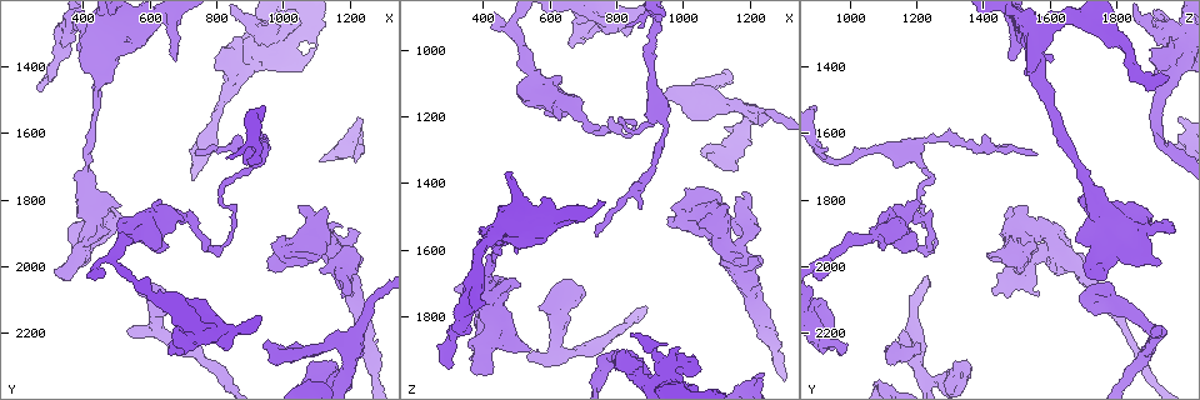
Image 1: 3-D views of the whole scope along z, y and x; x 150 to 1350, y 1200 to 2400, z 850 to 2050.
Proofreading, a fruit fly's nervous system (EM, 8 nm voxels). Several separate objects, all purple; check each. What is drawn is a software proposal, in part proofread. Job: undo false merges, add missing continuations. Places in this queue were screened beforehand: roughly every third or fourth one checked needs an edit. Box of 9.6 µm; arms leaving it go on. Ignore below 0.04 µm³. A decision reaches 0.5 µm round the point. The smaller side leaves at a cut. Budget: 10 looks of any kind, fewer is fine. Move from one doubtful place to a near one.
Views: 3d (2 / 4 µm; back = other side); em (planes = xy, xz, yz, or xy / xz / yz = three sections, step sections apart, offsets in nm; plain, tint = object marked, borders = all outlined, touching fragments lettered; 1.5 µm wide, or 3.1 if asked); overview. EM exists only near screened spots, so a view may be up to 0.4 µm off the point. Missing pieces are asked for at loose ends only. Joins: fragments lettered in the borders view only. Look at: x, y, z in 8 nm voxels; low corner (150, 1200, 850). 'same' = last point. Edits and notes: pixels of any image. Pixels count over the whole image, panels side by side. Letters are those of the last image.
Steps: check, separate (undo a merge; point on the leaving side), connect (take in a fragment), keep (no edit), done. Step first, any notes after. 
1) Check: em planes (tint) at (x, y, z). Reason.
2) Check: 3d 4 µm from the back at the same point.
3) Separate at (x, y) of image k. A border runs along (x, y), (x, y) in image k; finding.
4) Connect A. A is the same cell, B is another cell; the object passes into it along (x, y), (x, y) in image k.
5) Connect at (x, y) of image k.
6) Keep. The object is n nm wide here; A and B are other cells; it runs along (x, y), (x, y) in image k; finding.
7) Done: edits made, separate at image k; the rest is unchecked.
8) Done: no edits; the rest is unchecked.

Check: em xz step 8 (tint) at (950, 2240, 1140). An open end.

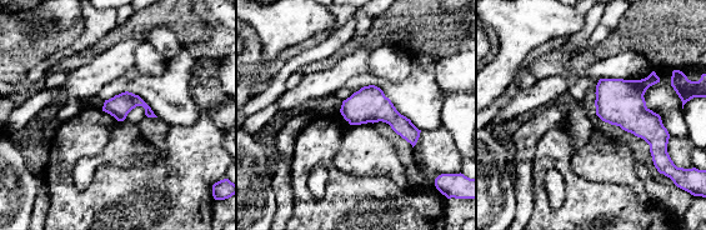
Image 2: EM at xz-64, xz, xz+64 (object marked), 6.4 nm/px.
Check: em planes (borders) at the same point. Another direction.

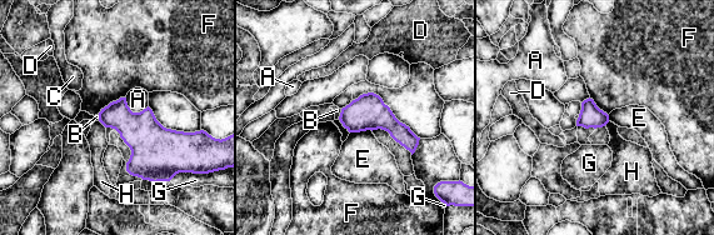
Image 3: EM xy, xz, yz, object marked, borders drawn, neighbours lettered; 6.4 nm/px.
Keep. The object is 150 nm wide here; A, B, C, D, E, F, G and H are other cells; a border runs along (125, 96), (110, 101), (98, 114) in image 3; none of them fits.

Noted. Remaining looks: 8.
Check: em planes (tint) at (790, 1940, 1230). Sharp bend.

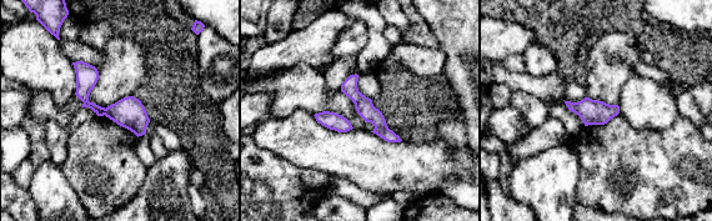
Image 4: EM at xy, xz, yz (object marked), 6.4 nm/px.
Check: em planes (borders) at the same point.

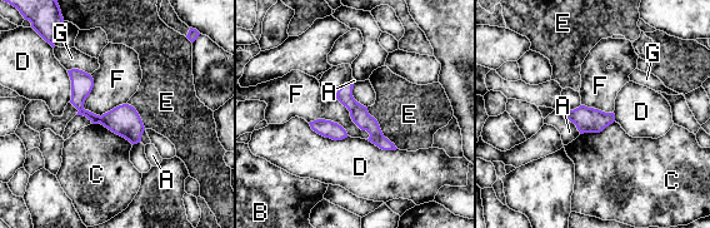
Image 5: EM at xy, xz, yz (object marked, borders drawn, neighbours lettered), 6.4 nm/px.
Separate at (124, 120) of image 5. The object is 120 nm wide here; A, B, C, D, E, F and G are other cells; the part that leaves runs along (348, 85), (348, 100), (391, 147) in image 5; a second cell is stuck on.

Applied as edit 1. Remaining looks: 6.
Check: overview.

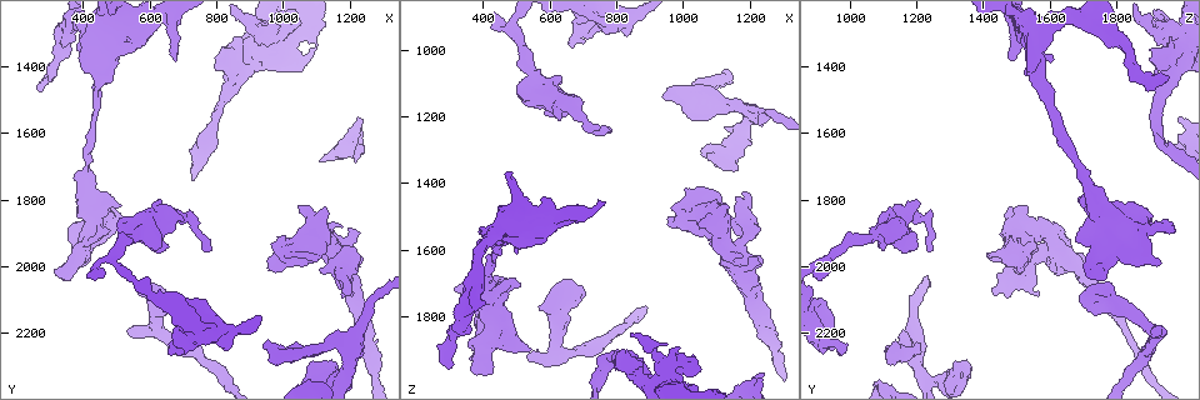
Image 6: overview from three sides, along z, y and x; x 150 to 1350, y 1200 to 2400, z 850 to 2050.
Check: em planes (borders) at (680, 1370, 1470). An open end.

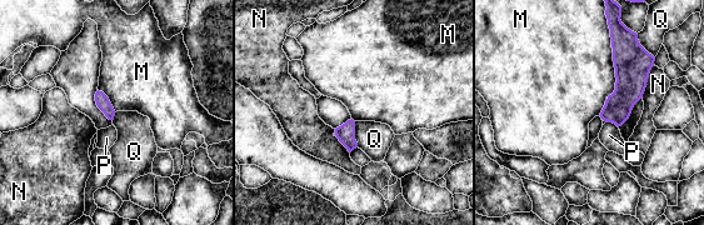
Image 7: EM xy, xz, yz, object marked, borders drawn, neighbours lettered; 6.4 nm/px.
Keep. M, N, P and Q are other cells; a border runs along (609, 26), (615, 89), (599, 115) in image 7; none of them fits.

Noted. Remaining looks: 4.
Check: 3d 4 µm at (660, 2270, 970). Branch stops here.

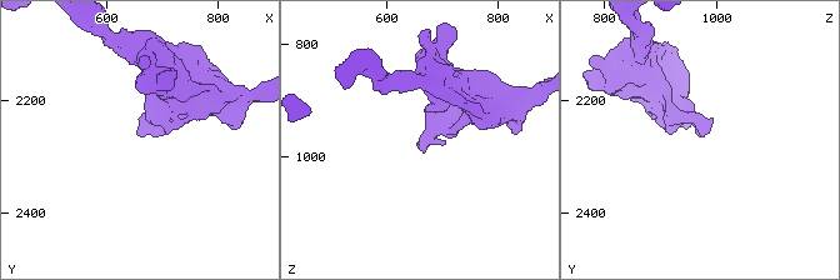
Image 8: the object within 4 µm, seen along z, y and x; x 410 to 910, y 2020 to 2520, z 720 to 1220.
Check: em xz step 4 (tint) at (655, 2265, 980). Now the EM.

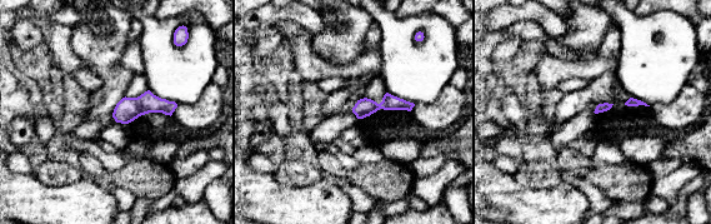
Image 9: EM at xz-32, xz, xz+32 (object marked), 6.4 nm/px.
Check: em xz step 4 (borders) at the same point. See the neighbours.

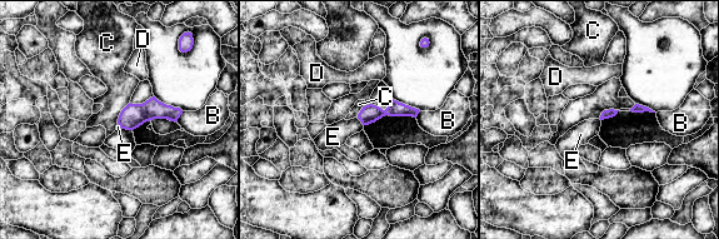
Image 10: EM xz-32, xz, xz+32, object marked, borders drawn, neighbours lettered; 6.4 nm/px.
Keep. B, C, D and E are other cells; it runs along (414, 111), (389, 110), (362, 116) in image 10; no lettered fragment goes on from it.

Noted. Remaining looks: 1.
Done: edits made, separate at image 5; the rest is unchecked.

